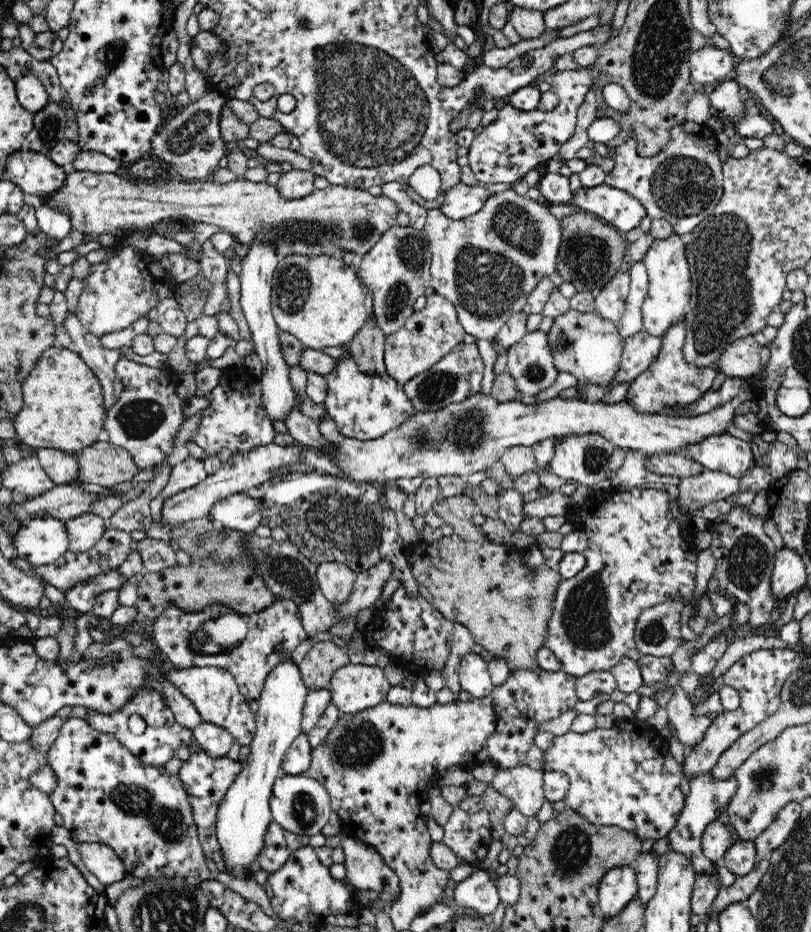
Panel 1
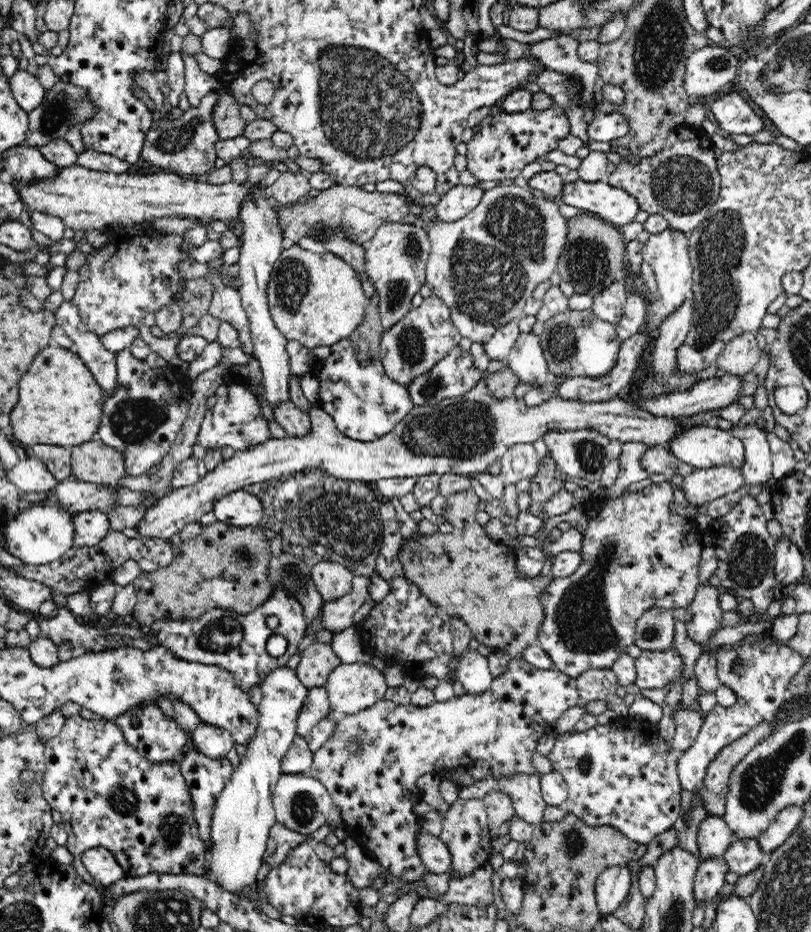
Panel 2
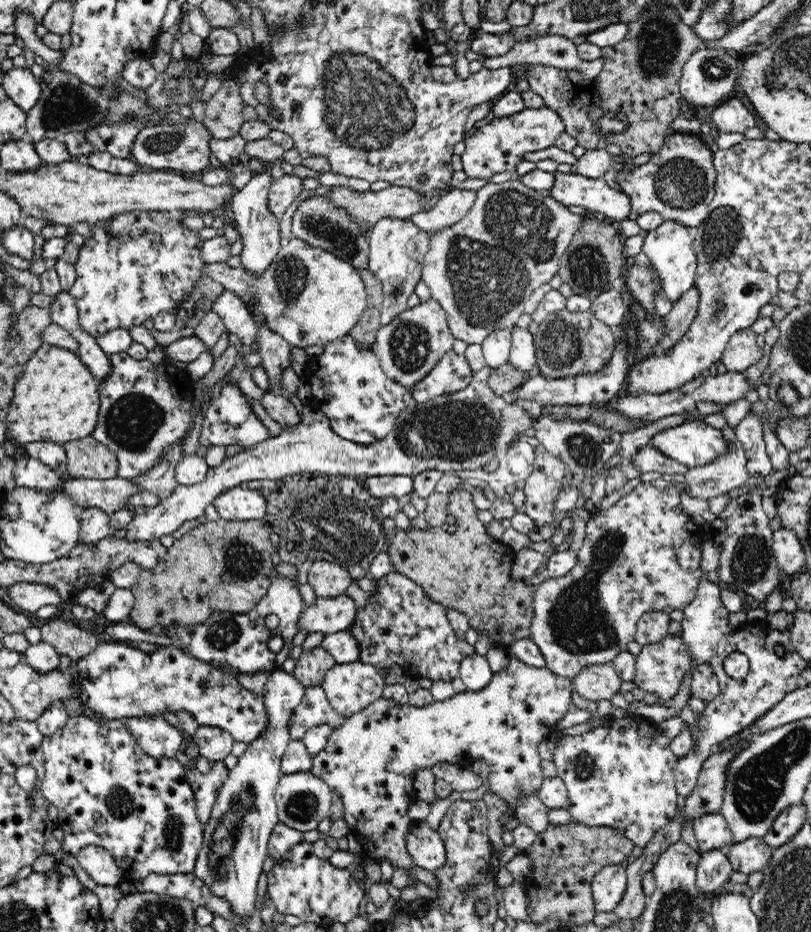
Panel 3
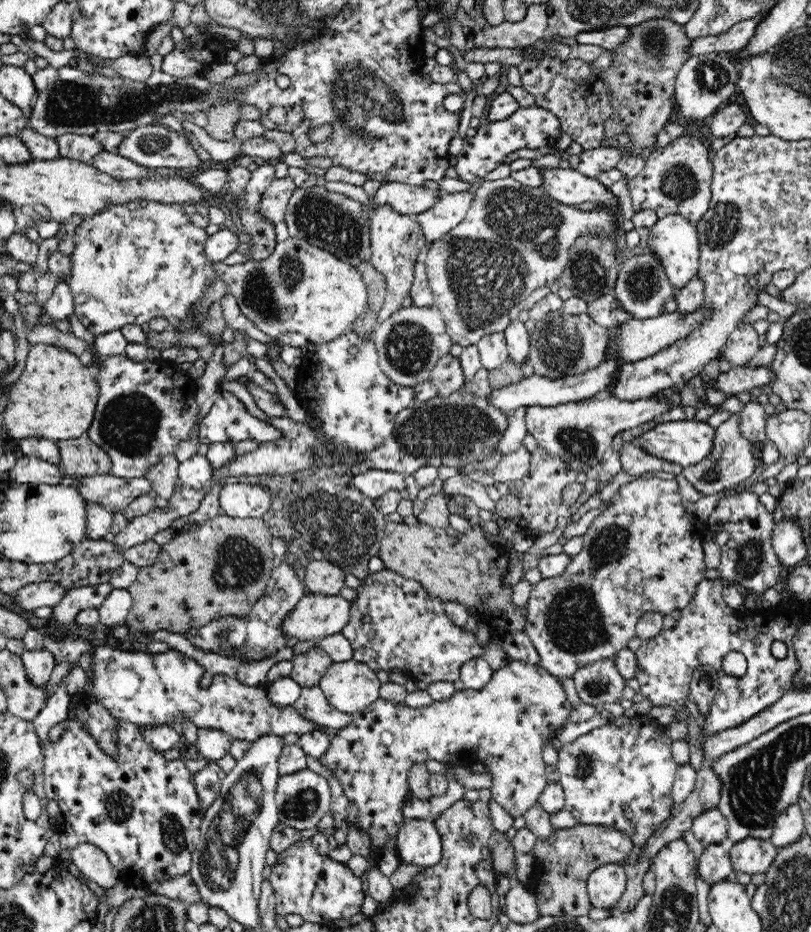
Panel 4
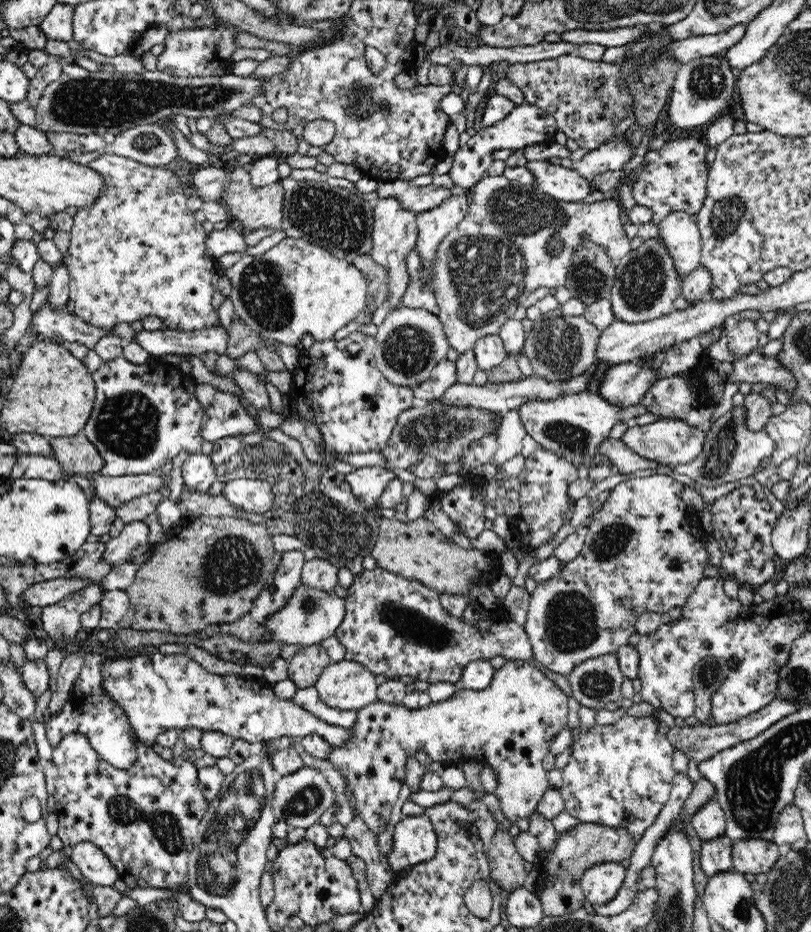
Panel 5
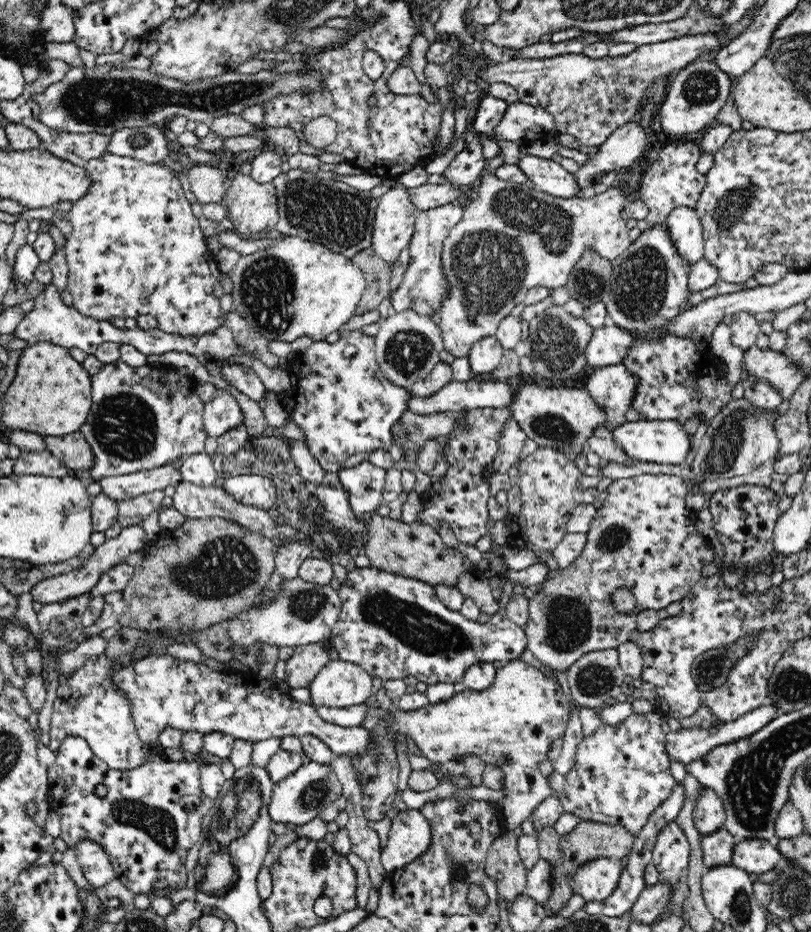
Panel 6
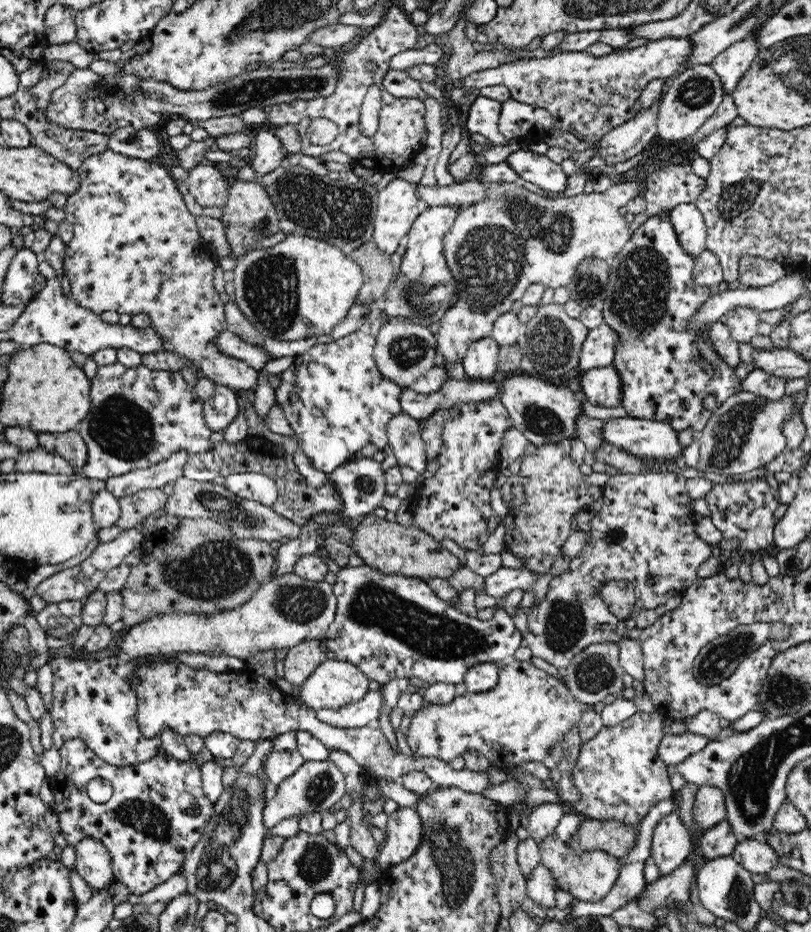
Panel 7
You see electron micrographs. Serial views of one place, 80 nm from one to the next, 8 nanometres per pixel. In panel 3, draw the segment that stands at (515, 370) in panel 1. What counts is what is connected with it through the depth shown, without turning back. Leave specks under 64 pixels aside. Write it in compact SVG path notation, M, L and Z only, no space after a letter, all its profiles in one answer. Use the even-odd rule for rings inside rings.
M514 325L510 328L510 355L509 362L523 373L538 375L538 365L536 365L536 347L534 338L526 327Z

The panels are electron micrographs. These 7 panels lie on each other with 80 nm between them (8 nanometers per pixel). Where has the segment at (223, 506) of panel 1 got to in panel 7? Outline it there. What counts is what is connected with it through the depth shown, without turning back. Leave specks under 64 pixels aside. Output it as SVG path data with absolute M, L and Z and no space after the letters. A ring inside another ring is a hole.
M262 473L231 474L225 477L224 485L240 498L249 498L270 507L276 502L278 496L275 480Z

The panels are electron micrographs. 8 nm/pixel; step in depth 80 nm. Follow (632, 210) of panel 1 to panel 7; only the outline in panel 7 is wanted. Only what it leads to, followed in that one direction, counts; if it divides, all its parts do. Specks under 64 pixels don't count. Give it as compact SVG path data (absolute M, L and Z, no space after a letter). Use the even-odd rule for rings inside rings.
M520 149L512 152L504 162L514 170L520 182L534 184L548 193L562 193L566 189L567 177L561 165L545 155Z

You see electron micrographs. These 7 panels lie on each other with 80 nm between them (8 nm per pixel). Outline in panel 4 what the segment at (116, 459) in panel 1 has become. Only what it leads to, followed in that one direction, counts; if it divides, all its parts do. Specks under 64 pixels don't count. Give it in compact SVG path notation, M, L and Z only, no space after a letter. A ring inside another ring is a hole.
M85 433L79 438L56 441L60 451L60 468L70 477L110 475L112 461L108 454L98 447Z

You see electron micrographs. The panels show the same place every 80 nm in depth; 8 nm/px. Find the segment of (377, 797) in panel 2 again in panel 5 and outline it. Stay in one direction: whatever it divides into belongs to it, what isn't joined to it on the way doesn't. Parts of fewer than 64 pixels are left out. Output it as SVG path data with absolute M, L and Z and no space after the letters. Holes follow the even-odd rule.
M508 661L495 672L491 684L485 690L462 689L449 700L431 703L422 709L409 710L404 706L393 706L384 702L374 702L358 711L358 720L353 724L353 737L343 747L333 749L329 761L340 775L346 773L348 787L356 797L357 813L376 834L390 820L390 812L398 800L403 779L402 759L413 752L426 752L430 760L436 762L479 761L489 765L498 773L498 789L495 795L499 806L510 826L525 825L537 812L537 804L543 794L550 789L550 783L543 771L542 760L550 751L552 739L567 727L568 696L550 678L529 662Z

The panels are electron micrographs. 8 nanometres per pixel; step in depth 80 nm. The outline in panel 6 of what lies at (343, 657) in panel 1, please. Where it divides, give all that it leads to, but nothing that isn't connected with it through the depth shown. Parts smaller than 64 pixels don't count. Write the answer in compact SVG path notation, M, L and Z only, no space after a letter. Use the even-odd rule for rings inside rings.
M315 643L294 648L294 654L285 662L284 682L291 688L306 689L318 672L330 661L326 643Z

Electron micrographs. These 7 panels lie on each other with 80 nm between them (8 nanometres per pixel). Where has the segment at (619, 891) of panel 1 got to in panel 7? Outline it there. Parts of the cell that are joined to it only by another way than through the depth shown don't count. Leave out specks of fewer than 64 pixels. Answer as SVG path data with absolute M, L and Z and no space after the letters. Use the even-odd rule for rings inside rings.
M556 834L544 838L539 847L541 863L550 869L557 888L569 892L575 900L598 902L610 892L618 880L620 862L616 856L612 856L604 850L584 850L580 854L569 844L564 843Z

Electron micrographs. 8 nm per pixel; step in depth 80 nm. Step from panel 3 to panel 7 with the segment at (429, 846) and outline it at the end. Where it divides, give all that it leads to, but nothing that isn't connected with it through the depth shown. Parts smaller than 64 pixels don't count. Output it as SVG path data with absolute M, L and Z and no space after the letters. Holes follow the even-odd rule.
M398 806L392 814L388 815L386 844L377 859L381 866L388 870L410 858L418 848L420 840L422 840L422 821L418 811L414 807Z

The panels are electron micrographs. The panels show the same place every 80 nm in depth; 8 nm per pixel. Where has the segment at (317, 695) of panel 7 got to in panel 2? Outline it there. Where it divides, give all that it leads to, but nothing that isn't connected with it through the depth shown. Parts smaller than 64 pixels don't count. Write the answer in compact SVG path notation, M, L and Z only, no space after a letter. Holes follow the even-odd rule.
M365 661L336 666L324 685L331 709L346 715L357 714L385 699L388 687L383 672Z

